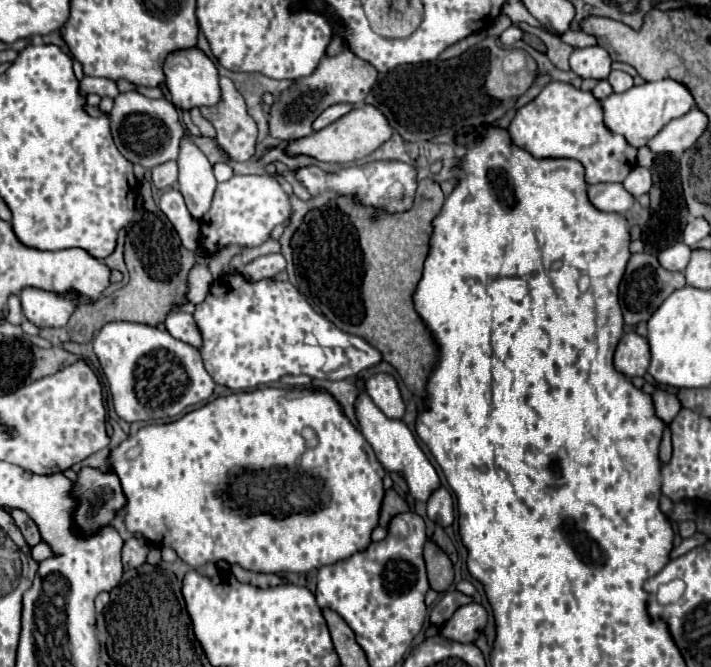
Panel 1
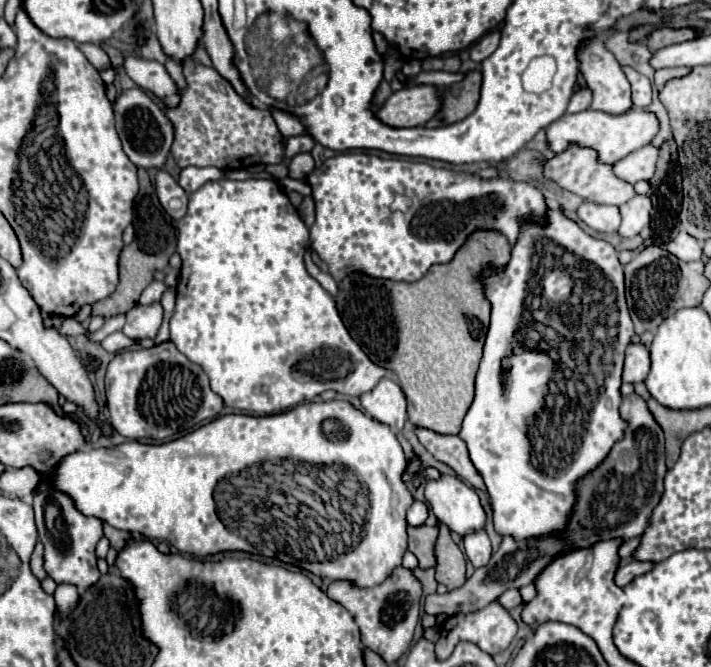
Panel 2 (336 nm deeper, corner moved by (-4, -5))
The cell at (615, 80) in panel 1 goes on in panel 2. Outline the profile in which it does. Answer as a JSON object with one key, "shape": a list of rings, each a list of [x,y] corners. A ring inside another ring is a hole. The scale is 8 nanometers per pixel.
{"shape":[[[622,66],[622,70],[624,70],[624,74],[632,86],[632,104],[636,108],[646,108],[652,100],[652,82],[646,76],[638,74],[630,66]]]}

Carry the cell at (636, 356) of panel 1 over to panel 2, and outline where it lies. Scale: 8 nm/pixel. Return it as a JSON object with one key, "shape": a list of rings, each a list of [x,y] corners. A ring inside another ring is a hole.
{"shape":[[[630,344],[626,348],[626,360],[624,360],[624,382],[636,384],[646,380],[650,372],[650,354],[644,344]]]}

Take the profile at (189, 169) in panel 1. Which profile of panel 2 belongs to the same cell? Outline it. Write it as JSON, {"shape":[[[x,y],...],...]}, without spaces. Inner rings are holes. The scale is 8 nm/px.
{"shape":[[[130,56],[130,58],[126,58],[124,66],[126,66],[128,76],[140,88],[152,92],[168,108],[176,108],[178,106],[178,88],[174,84],[174,80],[170,78],[168,70],[162,64]]]}

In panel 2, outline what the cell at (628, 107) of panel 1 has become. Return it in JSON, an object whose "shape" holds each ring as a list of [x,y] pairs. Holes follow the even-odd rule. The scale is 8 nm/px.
{"shape":[[[630,108],[630,112],[624,114],[608,114],[608,112],[598,112],[598,110],[582,110],[576,114],[564,114],[562,118],[558,118],[556,122],[552,122],[546,128],[548,134],[548,142],[552,152],[562,152],[566,150],[566,142],[578,142],[580,146],[590,146],[598,152],[598,160],[606,162],[606,164],[616,164],[618,160],[622,160],[624,156],[628,156],[630,152],[650,144],[650,140],[658,134],[660,130],[660,122],[656,118],[656,114],[648,112],[648,110],[640,110],[640,108]]]}

